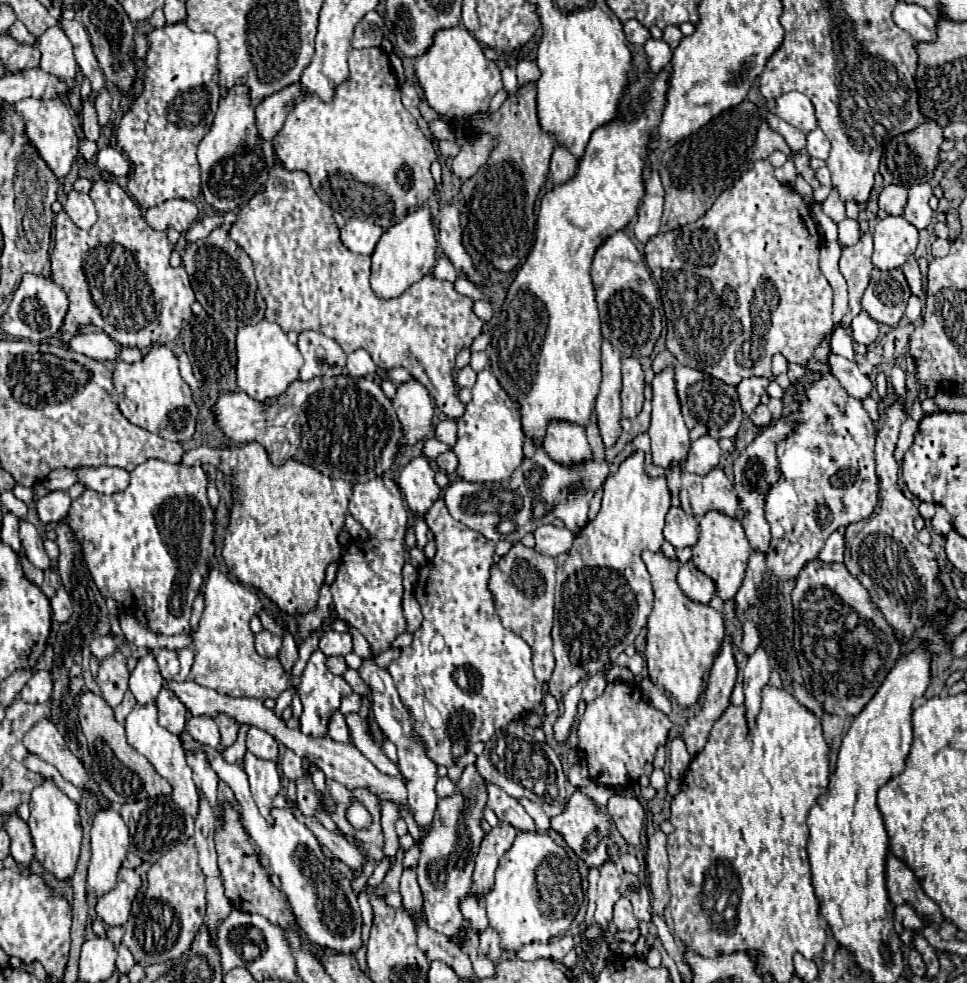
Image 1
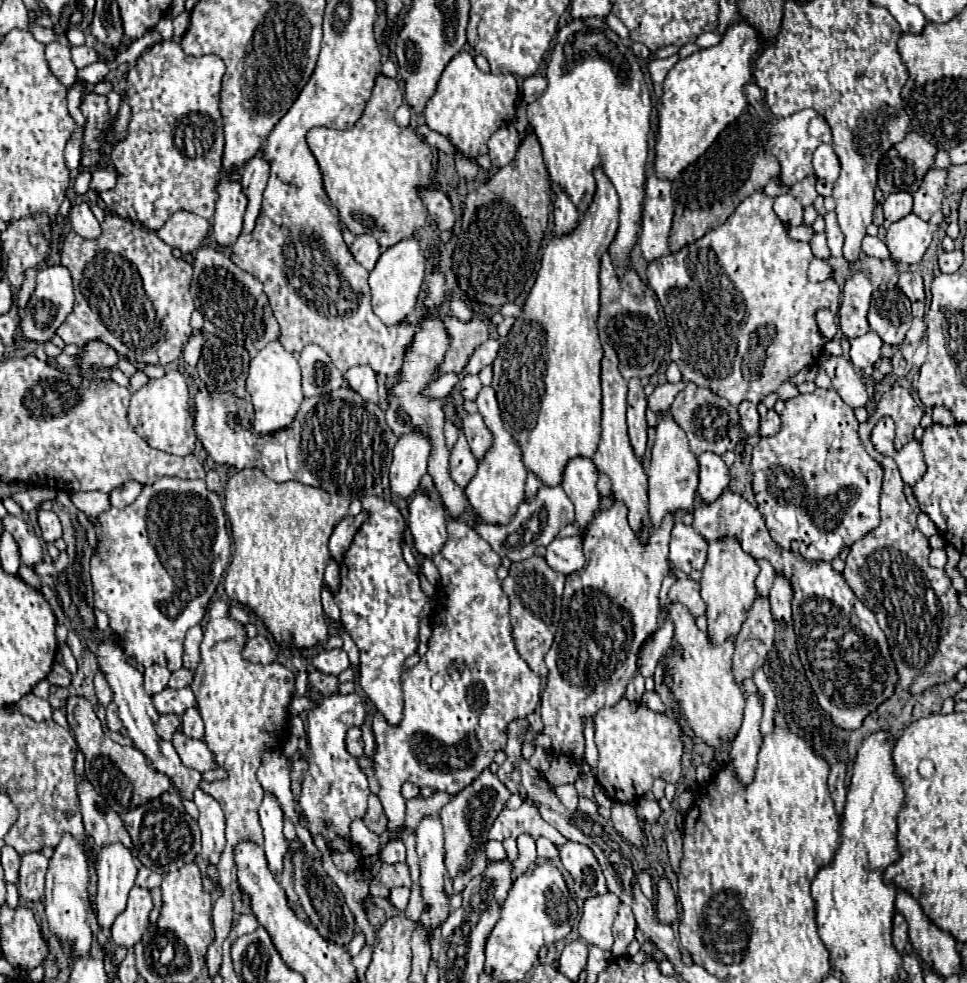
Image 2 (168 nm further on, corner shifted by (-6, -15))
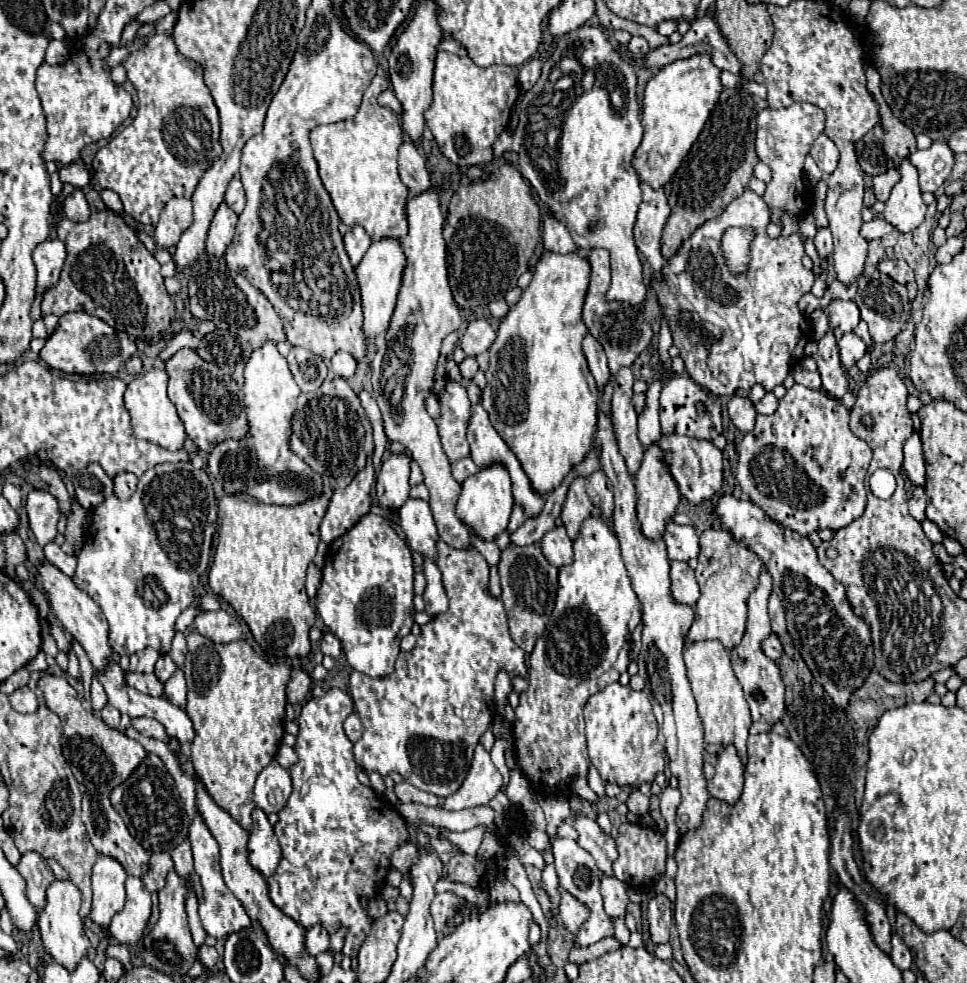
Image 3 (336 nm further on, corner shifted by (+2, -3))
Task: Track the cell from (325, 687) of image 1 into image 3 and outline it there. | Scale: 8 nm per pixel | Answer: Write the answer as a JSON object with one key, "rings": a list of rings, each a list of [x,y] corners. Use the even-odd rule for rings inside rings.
{"rings":[[[331,688],[321,698],[309,698],[299,716],[299,736],[297,736],[297,764],[289,768],[293,780],[293,792],[279,812],[279,820],[273,826],[279,838],[283,856],[273,876],[267,878],[271,902],[305,930],[321,924],[329,934],[339,928],[347,930],[343,942],[343,956],[355,958],[361,944],[365,942],[373,920],[367,914],[369,900],[377,898],[387,874],[391,870],[393,852],[409,840],[407,822],[401,814],[395,814],[393,804],[379,800],[379,796],[357,780],[357,764],[353,760],[353,744],[343,732],[345,718],[353,712],[353,700],[347,692]],[[303,890],[313,892],[313,900],[307,904],[301,898]]]}

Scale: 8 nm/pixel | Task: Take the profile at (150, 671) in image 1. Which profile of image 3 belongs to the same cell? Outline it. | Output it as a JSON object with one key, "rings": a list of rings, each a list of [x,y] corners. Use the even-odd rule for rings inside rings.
{"rings":[[[145,648],[141,652],[135,652],[131,656],[131,666],[129,670],[131,672],[143,672],[143,674],[153,674],[153,666],[159,658],[159,652],[153,650],[153,648]]]}

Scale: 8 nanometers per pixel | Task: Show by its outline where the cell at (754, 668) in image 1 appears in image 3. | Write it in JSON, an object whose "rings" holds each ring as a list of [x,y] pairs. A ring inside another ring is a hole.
{"rings":[[[727,746],[717,756],[715,776],[708,782],[708,790],[713,798],[727,804],[735,804],[743,790],[743,764],[733,746]]]}

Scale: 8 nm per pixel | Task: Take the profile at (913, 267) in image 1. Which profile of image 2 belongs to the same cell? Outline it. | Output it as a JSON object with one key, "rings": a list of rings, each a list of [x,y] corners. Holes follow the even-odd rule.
{"rings":[[[905,270],[899,274],[899,284],[901,292],[911,300],[911,302],[923,302],[925,300],[925,292],[923,292],[923,278],[919,272],[913,270]]]}

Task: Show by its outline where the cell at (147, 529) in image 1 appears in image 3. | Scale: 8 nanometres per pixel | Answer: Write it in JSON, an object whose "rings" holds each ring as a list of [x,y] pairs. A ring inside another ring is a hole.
{"rings":[[[191,462],[157,464],[139,478],[137,492],[129,500],[111,496],[93,510],[91,528],[77,554],[73,582],[101,606],[109,624],[109,648],[113,648],[115,654],[129,656],[147,646],[155,648],[159,654],[171,650],[175,620],[195,600],[193,590],[199,584],[199,576],[207,570],[215,530],[217,500],[213,496],[211,480],[205,470],[193,468]]]}

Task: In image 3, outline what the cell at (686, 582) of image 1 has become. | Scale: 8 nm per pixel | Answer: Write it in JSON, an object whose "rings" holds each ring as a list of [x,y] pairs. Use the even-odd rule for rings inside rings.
{"rings":[[[671,562],[671,592],[677,602],[685,602],[691,606],[697,602],[699,586],[687,562]]]}

